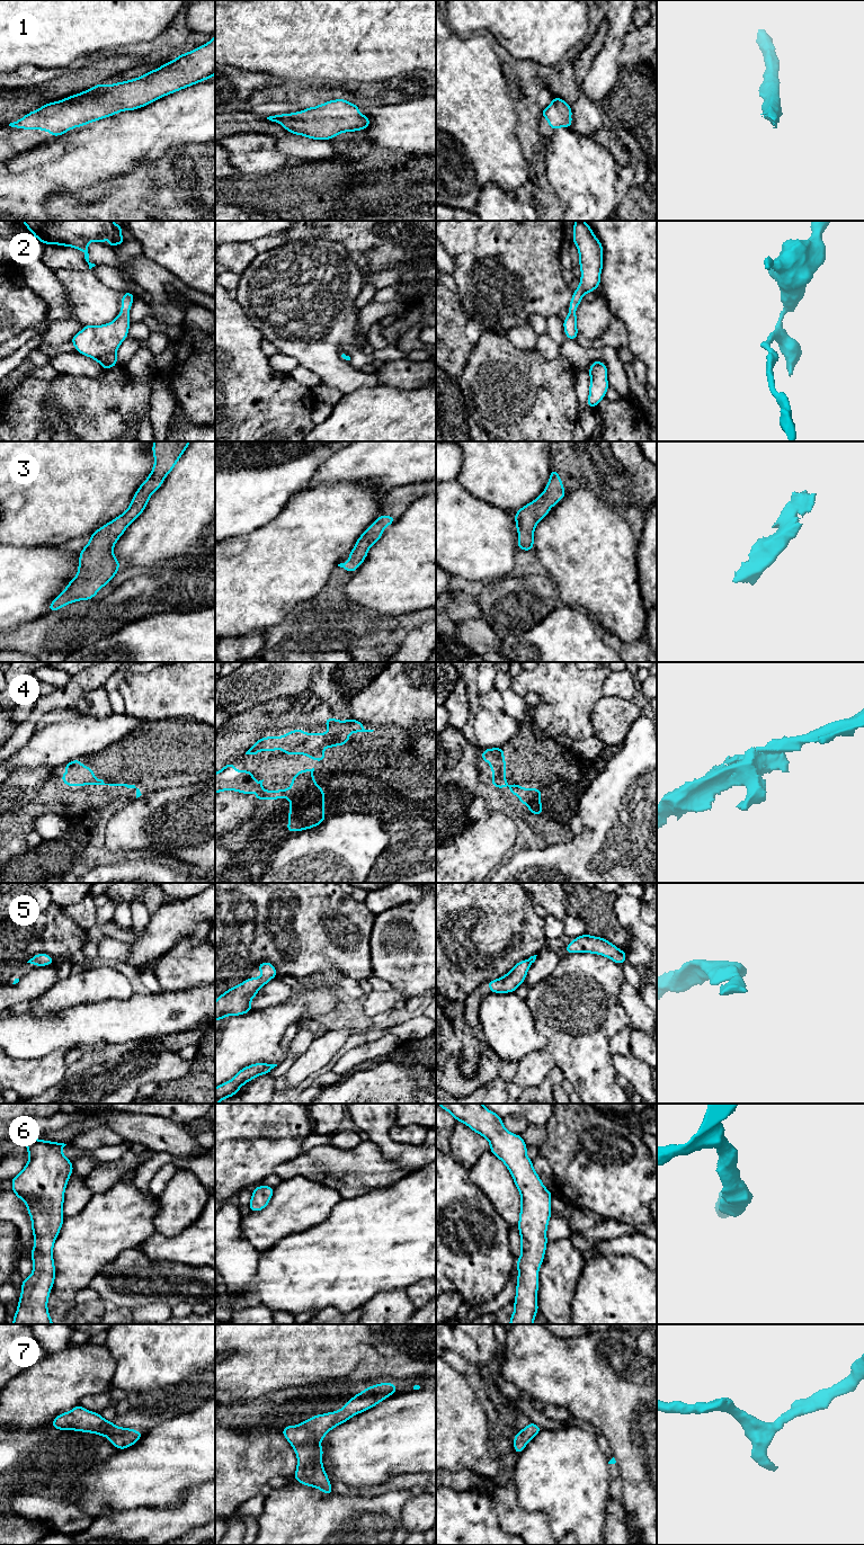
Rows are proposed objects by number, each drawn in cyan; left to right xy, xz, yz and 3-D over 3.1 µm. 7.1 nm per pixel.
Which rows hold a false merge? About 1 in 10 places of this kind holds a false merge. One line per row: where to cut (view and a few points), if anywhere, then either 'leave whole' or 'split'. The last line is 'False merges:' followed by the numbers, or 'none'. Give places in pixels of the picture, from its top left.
1: no cut; leave whole
2: no cut; leave whole
3: no cut; leave whole
4: no cut; leave whole
5: no cut; leave whole
6: no cut; leave whole
7: no cut; leave whole
False merges: none

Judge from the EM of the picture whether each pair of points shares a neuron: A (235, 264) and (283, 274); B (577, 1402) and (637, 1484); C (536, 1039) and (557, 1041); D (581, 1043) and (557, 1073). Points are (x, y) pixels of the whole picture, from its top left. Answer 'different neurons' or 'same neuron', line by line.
A: different neurons
B: same neuron
C: different neurons
D: different neurons

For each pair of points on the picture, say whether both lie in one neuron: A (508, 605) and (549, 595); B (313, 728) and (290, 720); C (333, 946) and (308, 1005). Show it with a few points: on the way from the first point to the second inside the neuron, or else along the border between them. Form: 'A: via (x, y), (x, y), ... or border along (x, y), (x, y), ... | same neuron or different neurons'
A: via (518, 604), (539, 595) | same neuron
B: via (308, 728), (297, 728), (295, 725) | same neuron
C: border along (324, 972), (304, 982) | different neurons

